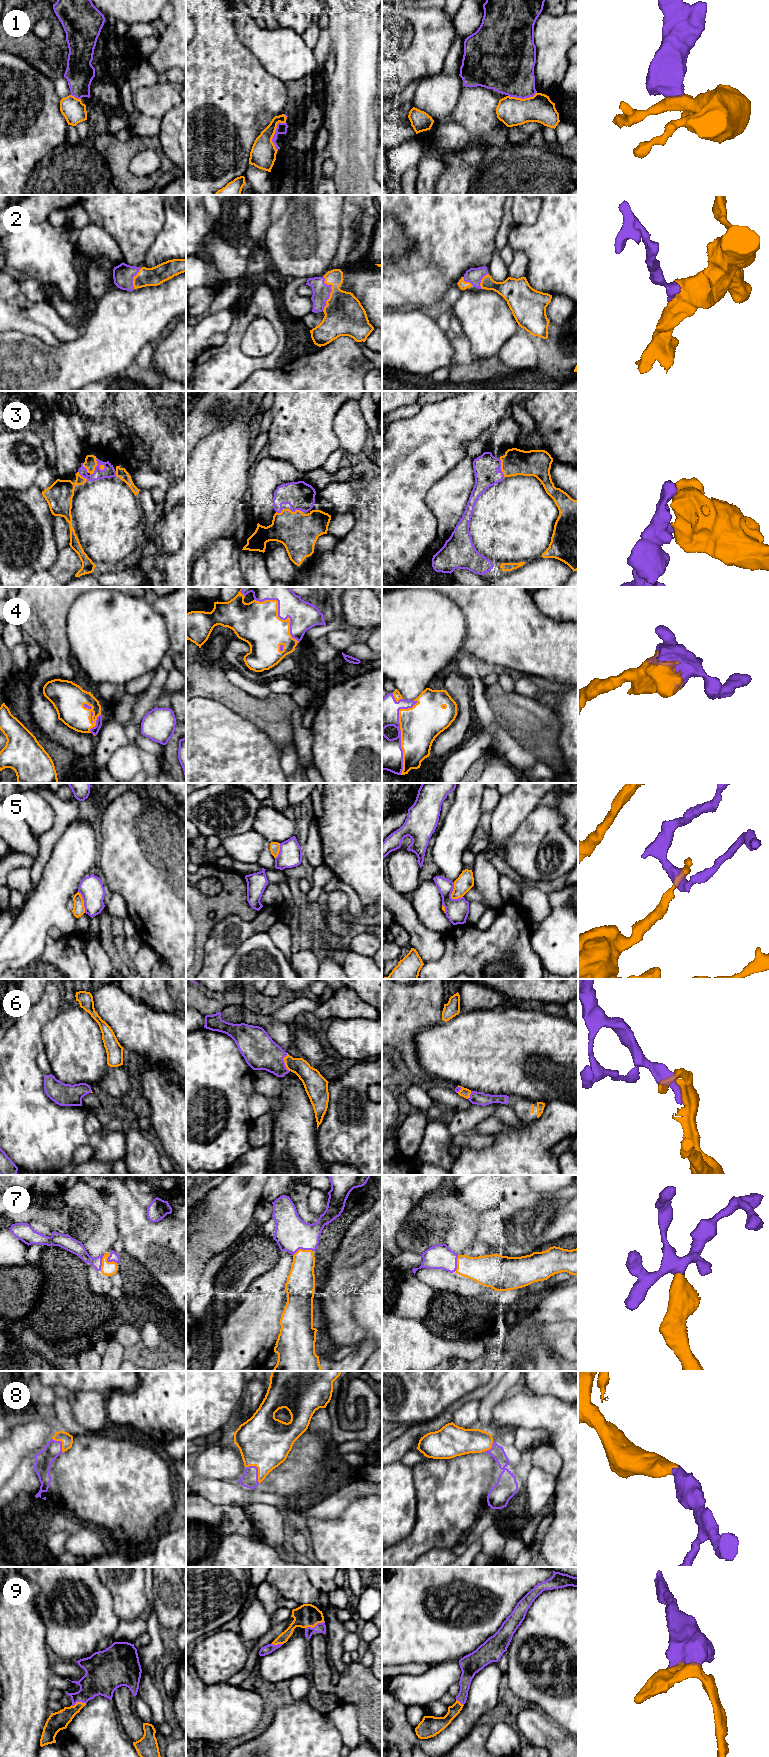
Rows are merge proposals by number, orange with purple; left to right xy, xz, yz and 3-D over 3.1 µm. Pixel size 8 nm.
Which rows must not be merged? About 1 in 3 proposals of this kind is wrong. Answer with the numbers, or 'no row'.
1, 5

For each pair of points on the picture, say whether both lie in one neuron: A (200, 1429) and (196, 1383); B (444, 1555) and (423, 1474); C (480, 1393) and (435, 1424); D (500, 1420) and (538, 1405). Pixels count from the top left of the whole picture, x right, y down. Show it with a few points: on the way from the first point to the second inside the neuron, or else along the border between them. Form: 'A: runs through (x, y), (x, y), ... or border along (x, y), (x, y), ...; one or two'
A: runs through (199, 1418), (196, 1409), (196, 1394); one
B: border along (447, 1548), (431, 1548), (419, 1555); two
C: border along (446, 1409), (452, 1413); two
D: runs through (509, 1413), (518, 1410), (529, 1410); one

